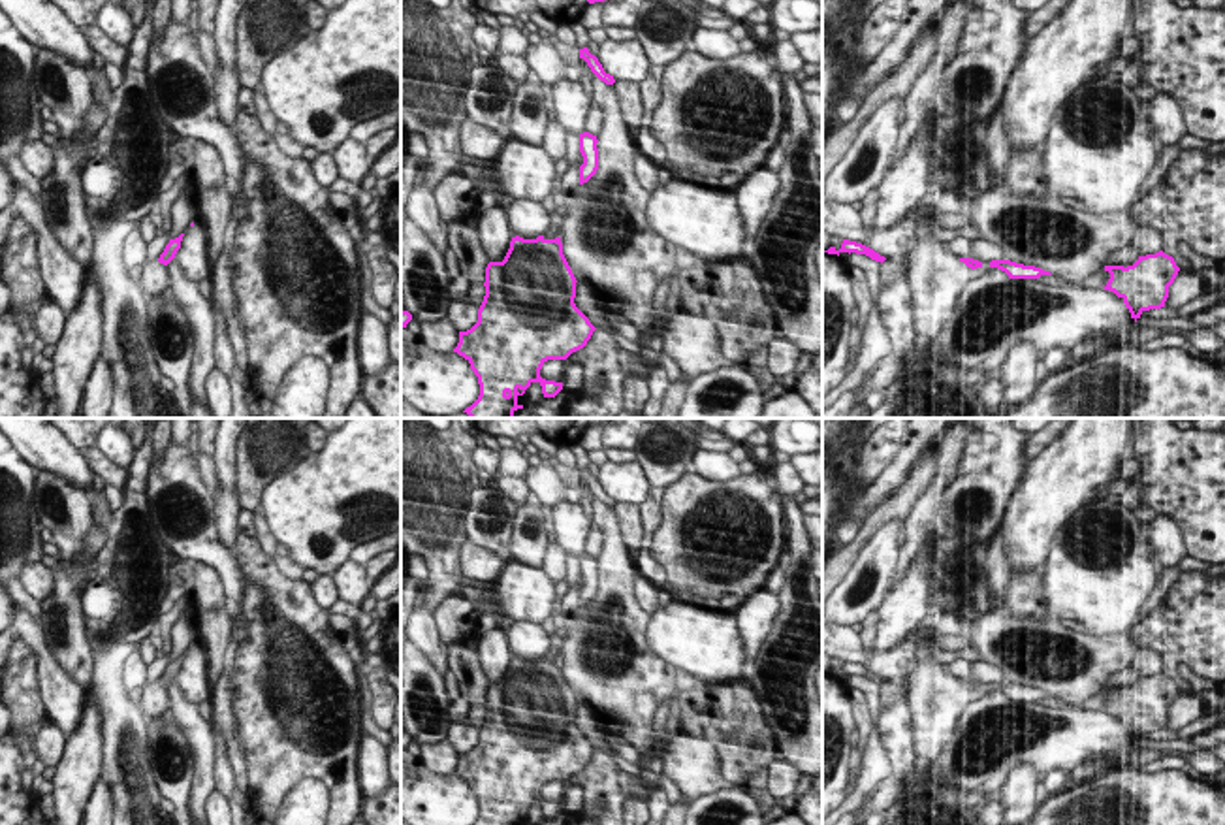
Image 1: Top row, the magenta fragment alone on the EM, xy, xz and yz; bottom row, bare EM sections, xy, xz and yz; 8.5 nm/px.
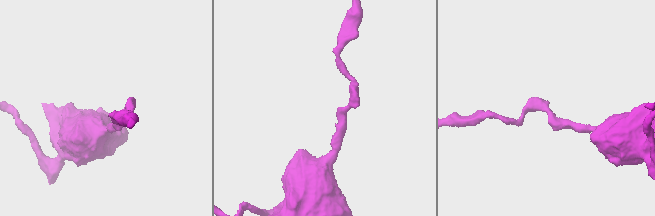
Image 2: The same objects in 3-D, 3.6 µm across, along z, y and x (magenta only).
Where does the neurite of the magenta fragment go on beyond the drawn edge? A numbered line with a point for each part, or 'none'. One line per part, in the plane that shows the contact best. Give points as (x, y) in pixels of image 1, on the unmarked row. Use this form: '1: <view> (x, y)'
none

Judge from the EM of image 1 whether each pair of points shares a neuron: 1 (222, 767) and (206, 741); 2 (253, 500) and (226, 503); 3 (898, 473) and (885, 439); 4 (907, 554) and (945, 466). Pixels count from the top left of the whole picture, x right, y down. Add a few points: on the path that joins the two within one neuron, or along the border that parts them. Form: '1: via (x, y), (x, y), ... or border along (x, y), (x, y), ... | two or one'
1: border along (211, 727), (215, 788) | two
2: border along (234, 458), (236, 494), (241, 507) | two
3: border along (902, 437), (894, 460), (866, 490) | two
4: via (917, 532), (917, 524), (936, 488) | one

